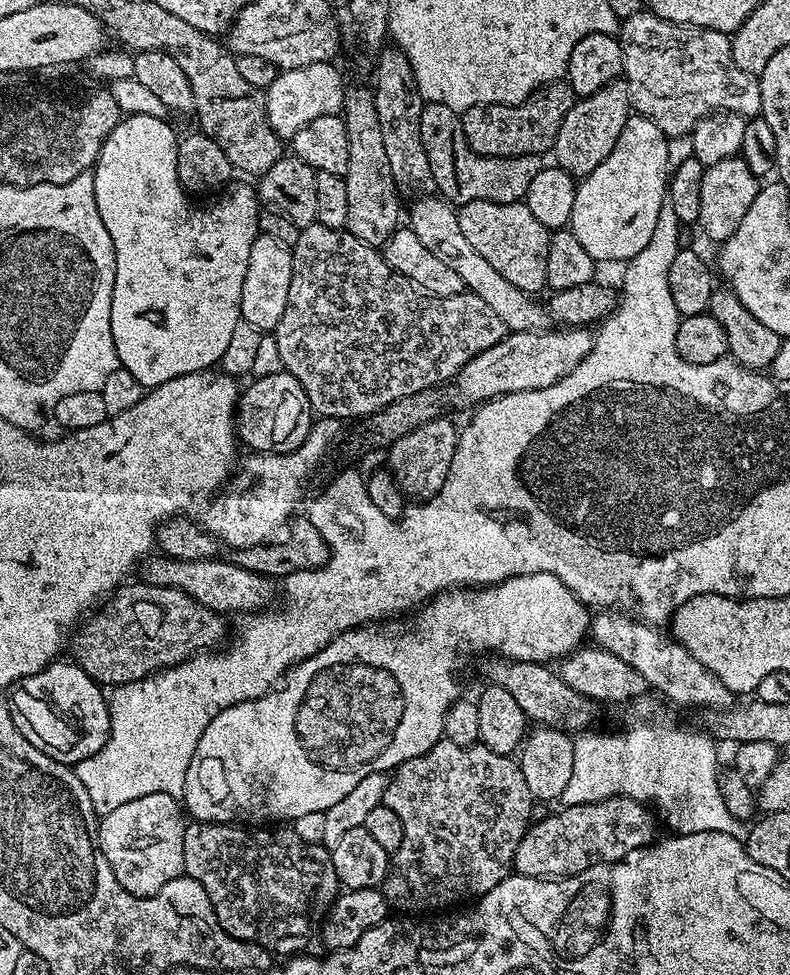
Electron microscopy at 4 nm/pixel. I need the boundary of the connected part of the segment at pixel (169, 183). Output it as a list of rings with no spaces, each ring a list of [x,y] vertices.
[[[125,115],[118,126],[106,138],[102,150],[98,154],[91,169],[94,178],[94,202],[98,204],[98,214],[102,214],[102,226],[110,230],[110,242],[114,242],[114,294],[110,298],[110,334],[114,334],[114,350],[120,359],[120,367],[130,370],[134,378],[146,390],[162,386],[162,382],[170,382],[182,374],[194,374],[219,365],[233,336],[234,326],[240,321],[240,303],[242,302],[242,282],[246,282],[246,262],[250,262],[250,246],[254,246],[254,238],[260,232],[258,218],[262,205],[255,187],[248,184],[233,183],[227,190],[219,193],[220,201],[213,208],[195,208],[188,199],[178,178],[178,133],[168,125],[169,121],[162,116],[129,116]]]

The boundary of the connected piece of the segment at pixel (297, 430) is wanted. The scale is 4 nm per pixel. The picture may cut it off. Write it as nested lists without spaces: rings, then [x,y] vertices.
[[[283,370],[269,376],[256,376],[248,389],[239,393],[236,401],[235,431],[241,445],[249,444],[252,452],[293,452],[314,423],[312,403],[302,390],[302,382]]]

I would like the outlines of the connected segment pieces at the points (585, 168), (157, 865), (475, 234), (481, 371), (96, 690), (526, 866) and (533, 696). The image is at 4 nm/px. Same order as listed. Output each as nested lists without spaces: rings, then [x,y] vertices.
[[[623,79],[602,86],[602,90],[594,94],[579,97],[570,114],[562,118],[562,127],[559,128],[558,138],[552,147],[551,155],[556,156],[555,167],[566,170],[577,178],[589,176],[598,170],[598,166],[610,158],[610,150],[618,146],[618,138],[622,138],[622,126],[626,126],[631,115],[632,99]]]
[[[159,792],[158,794],[142,794],[142,798],[134,798],[134,802],[126,802],[118,806],[118,810],[103,813],[98,820],[98,843],[100,852],[110,862],[110,870],[114,870],[114,878],[130,894],[135,896],[153,896],[166,882],[178,878],[184,872],[184,855],[182,842],[186,816],[182,804],[177,797]]]
[[[475,200],[459,205],[456,217],[458,226],[462,226],[462,235],[468,239],[470,246],[474,246],[474,250],[478,250],[478,254],[482,254],[482,258],[486,258],[486,262],[490,262],[490,266],[506,278],[506,282],[514,282],[518,290],[529,294],[545,291],[550,229],[530,214],[527,203],[499,204]]]
[[[564,326],[556,330],[560,332],[552,331],[508,332],[502,342],[490,346],[490,350],[482,350],[482,354],[466,362],[458,377],[465,398],[487,402],[511,392],[542,390],[569,376],[584,361],[586,354],[590,354],[593,333],[584,326]]]
[[[53,662],[38,674],[30,674],[16,681],[7,689],[8,709],[14,718],[14,726],[30,742],[30,746],[38,746],[42,754],[54,758],[63,764],[74,766],[79,760],[90,758],[102,750],[108,741],[110,732],[110,714],[108,713],[109,697],[105,689],[86,674],[86,670],[75,662],[60,664]]]
[[[611,796],[589,804],[561,807],[559,811],[529,823],[512,859],[515,875],[563,878],[582,874],[590,866],[624,860],[626,854],[647,848],[657,839],[656,820],[649,805],[639,804],[634,798]]]
[[[488,658],[484,664],[485,681],[488,684],[502,686],[509,692],[518,706],[527,714],[529,721],[540,726],[562,728],[569,734],[580,734],[591,729],[596,720],[597,701],[583,696],[578,690],[572,690],[562,682],[559,671],[553,670],[548,664],[535,664],[521,660],[505,660],[503,658]]]

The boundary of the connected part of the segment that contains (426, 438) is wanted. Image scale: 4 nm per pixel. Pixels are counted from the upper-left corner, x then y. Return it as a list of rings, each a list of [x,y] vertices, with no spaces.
[[[441,418],[418,426],[418,430],[398,438],[391,444],[387,449],[389,464],[387,467],[396,477],[396,482],[405,497],[423,502],[438,494],[438,490],[442,490],[450,466],[454,462],[457,439],[457,425],[452,425],[448,418]]]

